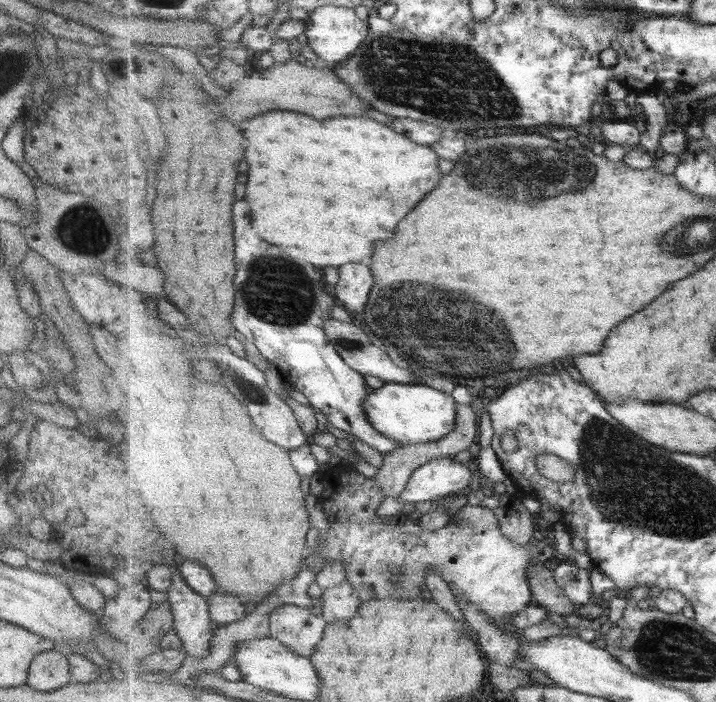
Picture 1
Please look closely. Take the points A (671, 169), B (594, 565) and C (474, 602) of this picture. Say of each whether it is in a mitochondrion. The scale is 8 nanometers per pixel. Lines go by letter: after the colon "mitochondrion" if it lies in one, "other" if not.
A: other
B: other
C: other

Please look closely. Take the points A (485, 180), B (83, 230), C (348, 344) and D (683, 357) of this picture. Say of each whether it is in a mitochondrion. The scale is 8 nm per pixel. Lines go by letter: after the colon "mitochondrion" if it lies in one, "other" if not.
A: mitochondrion
B: mitochondrion
C: mitochondrion
D: other

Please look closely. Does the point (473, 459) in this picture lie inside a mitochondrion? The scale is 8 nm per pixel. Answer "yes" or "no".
no

